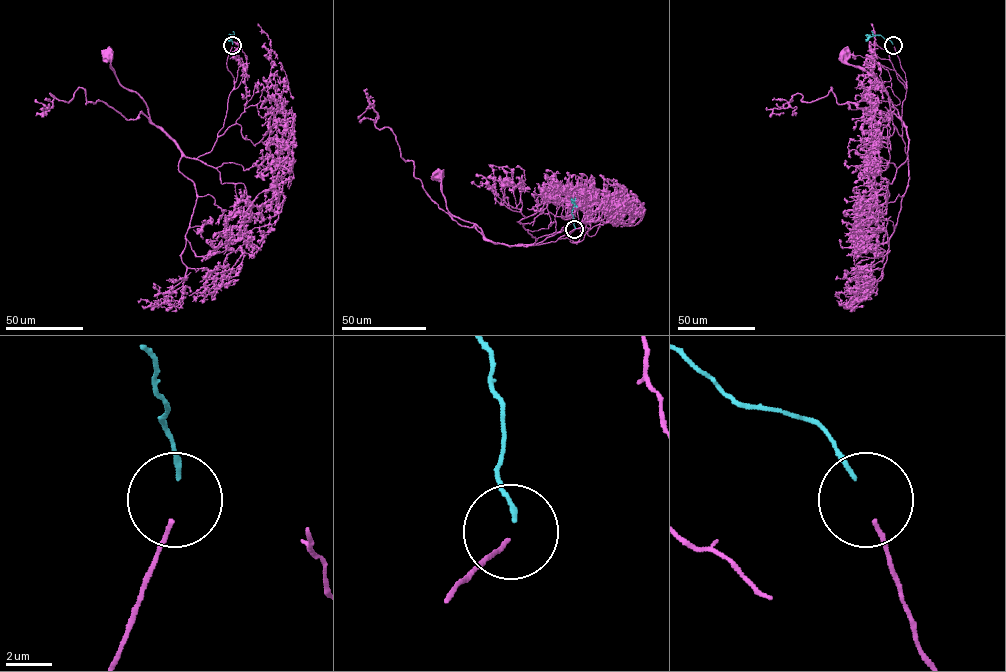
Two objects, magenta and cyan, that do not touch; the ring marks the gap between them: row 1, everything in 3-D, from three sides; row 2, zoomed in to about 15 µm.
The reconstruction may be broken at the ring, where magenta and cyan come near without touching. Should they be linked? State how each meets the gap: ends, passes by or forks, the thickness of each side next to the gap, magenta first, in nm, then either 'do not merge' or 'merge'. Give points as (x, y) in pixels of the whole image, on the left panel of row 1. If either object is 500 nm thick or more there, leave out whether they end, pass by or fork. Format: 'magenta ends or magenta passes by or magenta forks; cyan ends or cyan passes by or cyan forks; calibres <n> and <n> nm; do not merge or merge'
magenta ends; cyan ends; calibres 190 and 200 nm; merge

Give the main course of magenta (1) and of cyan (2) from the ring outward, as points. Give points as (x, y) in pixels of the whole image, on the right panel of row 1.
1: (894, 46), (907, 84), (901, 121), (908, 158), (909, 139), (897, 110), (873, 75), (842, 60), (845, 53)
2: (893, 44), (879, 35), (866, 41)

